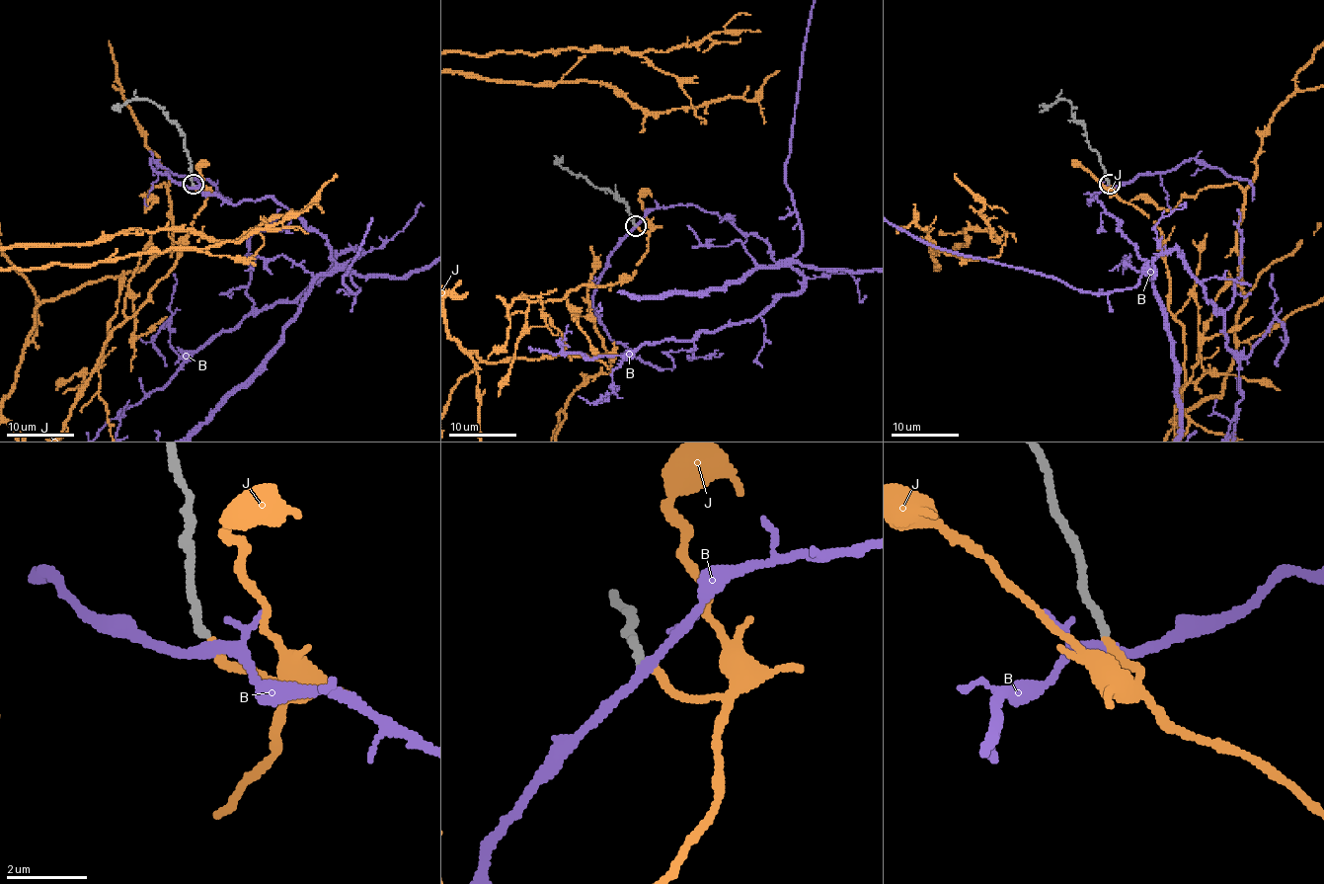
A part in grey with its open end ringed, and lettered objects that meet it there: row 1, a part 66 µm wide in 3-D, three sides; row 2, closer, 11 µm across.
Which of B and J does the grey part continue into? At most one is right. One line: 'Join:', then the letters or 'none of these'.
Join: none of these

